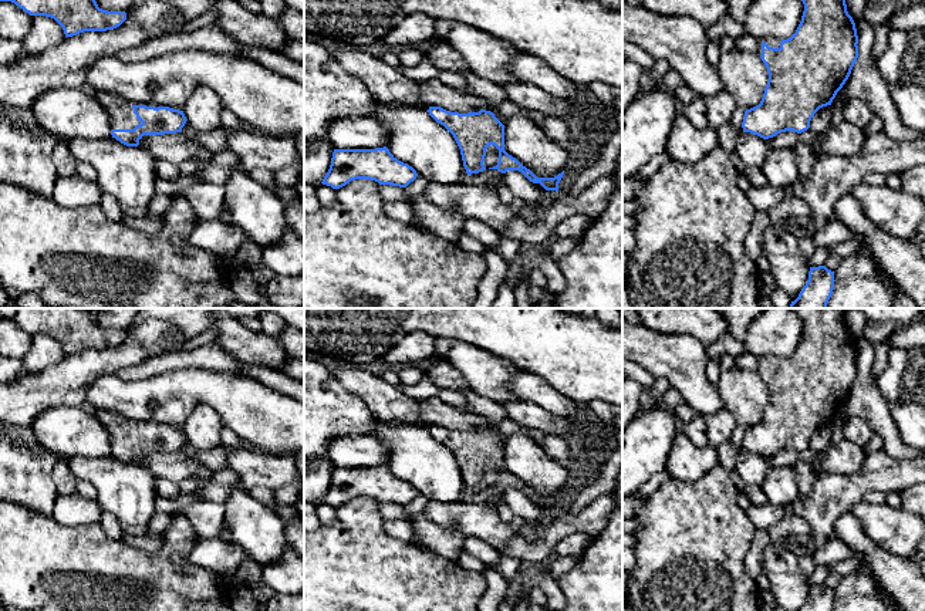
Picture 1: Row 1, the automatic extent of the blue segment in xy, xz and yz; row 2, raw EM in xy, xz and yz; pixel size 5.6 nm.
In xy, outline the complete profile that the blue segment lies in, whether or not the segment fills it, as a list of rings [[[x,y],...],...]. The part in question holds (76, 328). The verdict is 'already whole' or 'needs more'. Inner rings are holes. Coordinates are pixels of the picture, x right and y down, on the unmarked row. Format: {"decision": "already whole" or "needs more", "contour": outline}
{"decision": "already whole", "contour": [[[0,308],[0,320],[11,320],[30,334],[54,337],[65,355],[114,348],[126,338],[125,330],[99,327],[94,308]]]}

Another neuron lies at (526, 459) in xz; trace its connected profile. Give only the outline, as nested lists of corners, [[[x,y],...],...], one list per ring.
[[[513,433],[504,442],[504,469],[537,496],[554,496],[566,487],[568,469],[550,458],[527,433]]]

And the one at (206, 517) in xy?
[[[198,500],[176,507],[171,516],[183,514],[195,529],[199,540],[219,537],[225,521],[225,504]]]

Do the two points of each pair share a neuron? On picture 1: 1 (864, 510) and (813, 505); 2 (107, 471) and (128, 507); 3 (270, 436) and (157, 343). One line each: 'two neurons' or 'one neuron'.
1: two neurons
2: one neuron
3: two neurons

